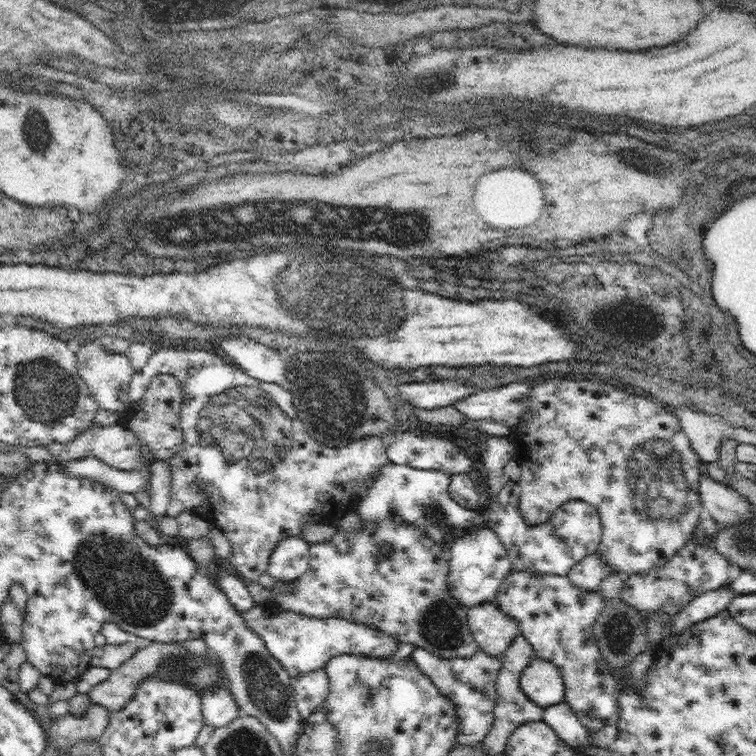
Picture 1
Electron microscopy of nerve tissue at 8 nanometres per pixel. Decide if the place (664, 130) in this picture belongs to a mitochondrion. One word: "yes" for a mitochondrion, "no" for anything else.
no

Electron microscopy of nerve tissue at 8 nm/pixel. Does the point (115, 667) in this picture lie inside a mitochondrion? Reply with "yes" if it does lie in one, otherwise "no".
no

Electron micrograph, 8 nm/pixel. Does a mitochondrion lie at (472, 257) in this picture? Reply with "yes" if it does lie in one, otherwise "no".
no

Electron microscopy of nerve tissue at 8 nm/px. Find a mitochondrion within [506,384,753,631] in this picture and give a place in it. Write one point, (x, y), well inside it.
(658, 472)

